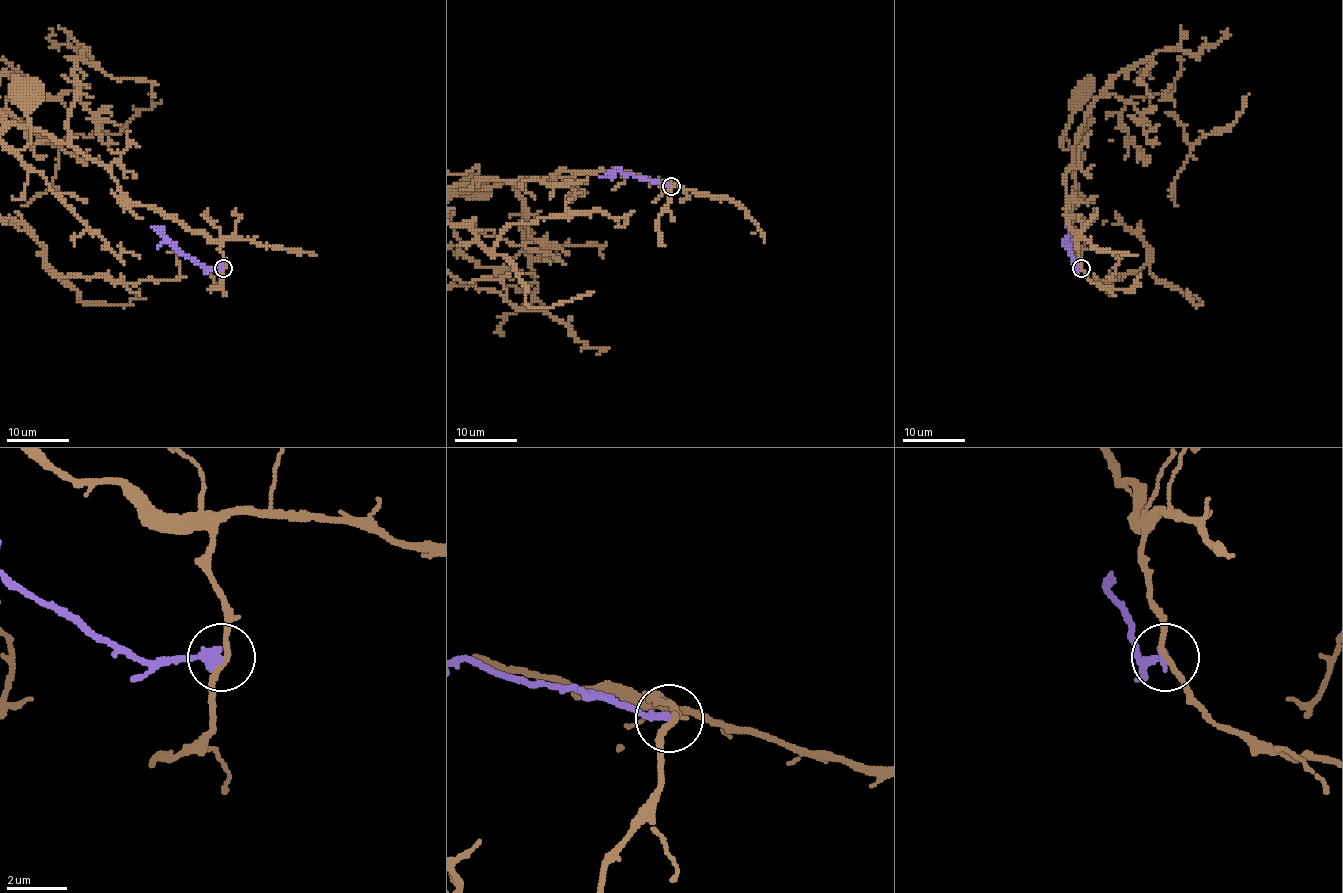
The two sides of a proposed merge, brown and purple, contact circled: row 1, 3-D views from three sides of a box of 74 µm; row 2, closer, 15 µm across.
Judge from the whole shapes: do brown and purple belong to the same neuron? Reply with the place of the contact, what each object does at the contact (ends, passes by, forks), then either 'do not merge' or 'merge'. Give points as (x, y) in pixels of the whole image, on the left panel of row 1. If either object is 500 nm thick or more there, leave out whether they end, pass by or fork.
place (223, 268); brown passes by; purple ends; do not merge

